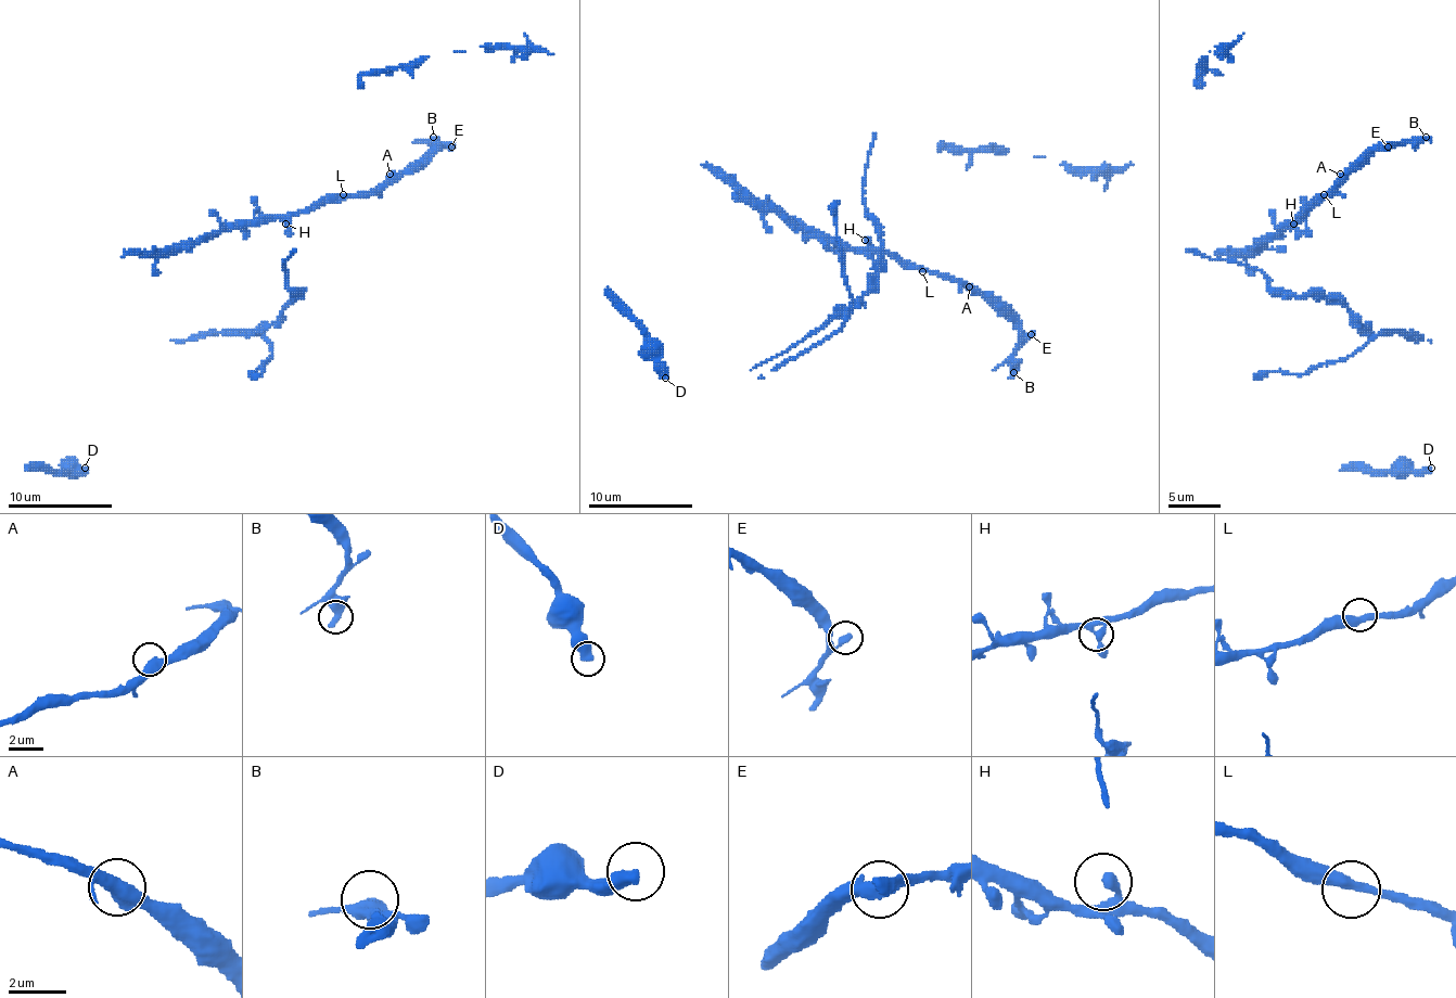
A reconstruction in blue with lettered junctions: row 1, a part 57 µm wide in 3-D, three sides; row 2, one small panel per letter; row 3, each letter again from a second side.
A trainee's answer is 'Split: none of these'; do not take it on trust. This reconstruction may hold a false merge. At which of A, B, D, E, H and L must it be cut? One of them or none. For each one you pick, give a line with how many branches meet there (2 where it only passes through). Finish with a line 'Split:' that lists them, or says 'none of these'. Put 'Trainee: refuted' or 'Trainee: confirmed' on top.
Trainee: confirmed
Split: none of these

